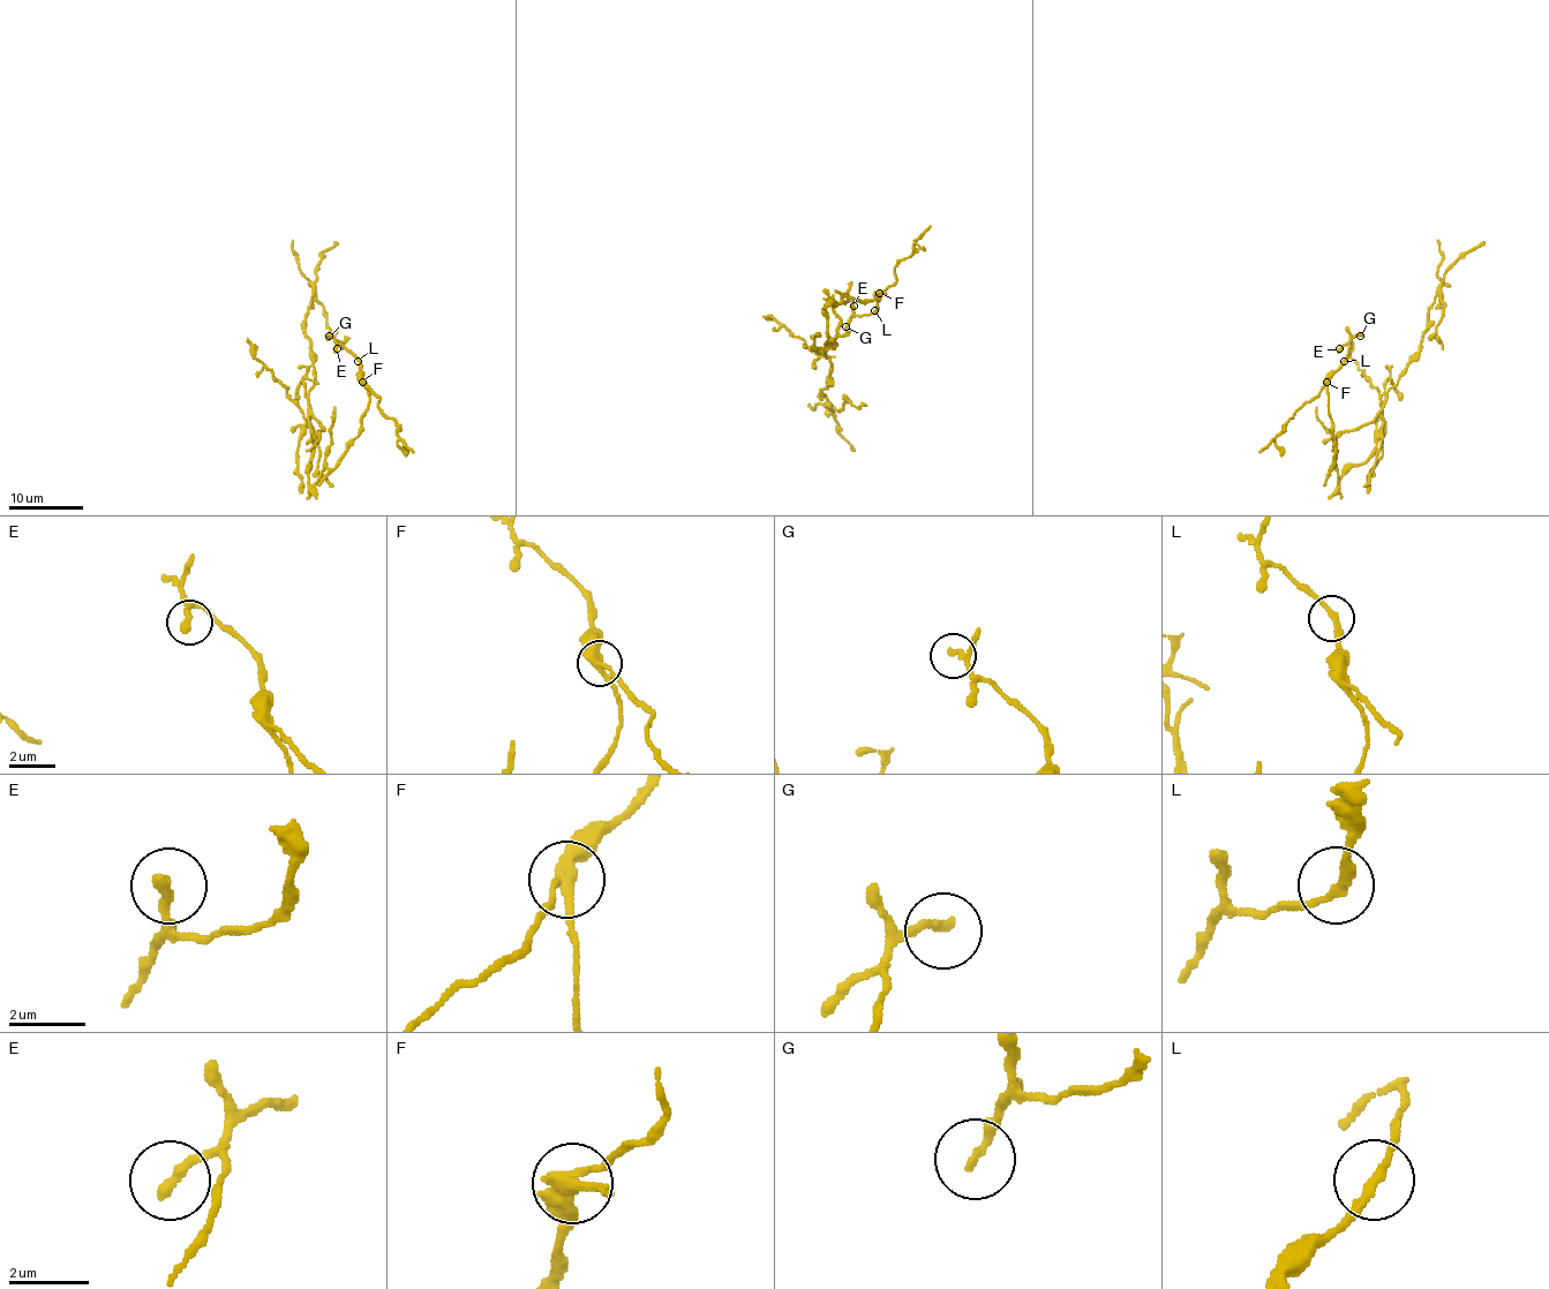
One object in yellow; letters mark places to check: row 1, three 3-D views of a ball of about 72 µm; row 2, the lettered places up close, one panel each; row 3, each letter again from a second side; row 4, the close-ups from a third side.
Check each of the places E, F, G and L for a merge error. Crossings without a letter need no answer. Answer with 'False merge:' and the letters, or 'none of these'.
False merge: F

